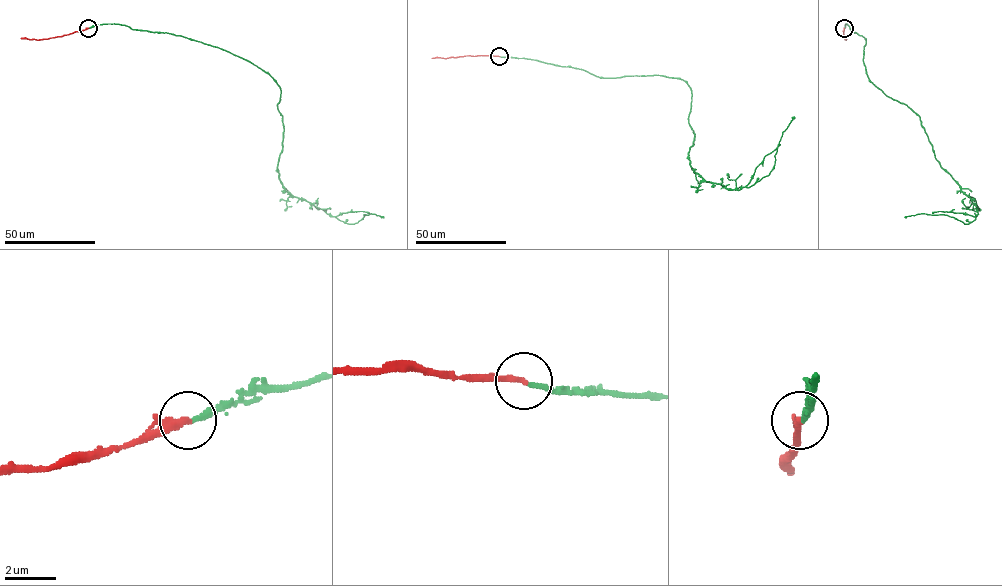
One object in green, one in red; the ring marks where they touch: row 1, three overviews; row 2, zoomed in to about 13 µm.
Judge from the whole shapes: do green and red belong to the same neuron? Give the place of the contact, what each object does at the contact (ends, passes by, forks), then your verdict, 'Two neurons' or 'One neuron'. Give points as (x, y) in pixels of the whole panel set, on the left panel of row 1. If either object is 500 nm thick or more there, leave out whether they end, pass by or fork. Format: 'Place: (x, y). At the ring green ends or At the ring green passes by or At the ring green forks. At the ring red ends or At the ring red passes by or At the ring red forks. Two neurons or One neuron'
Place: (88, 28). At the ring green ends. At the ring red ends. One neuron

